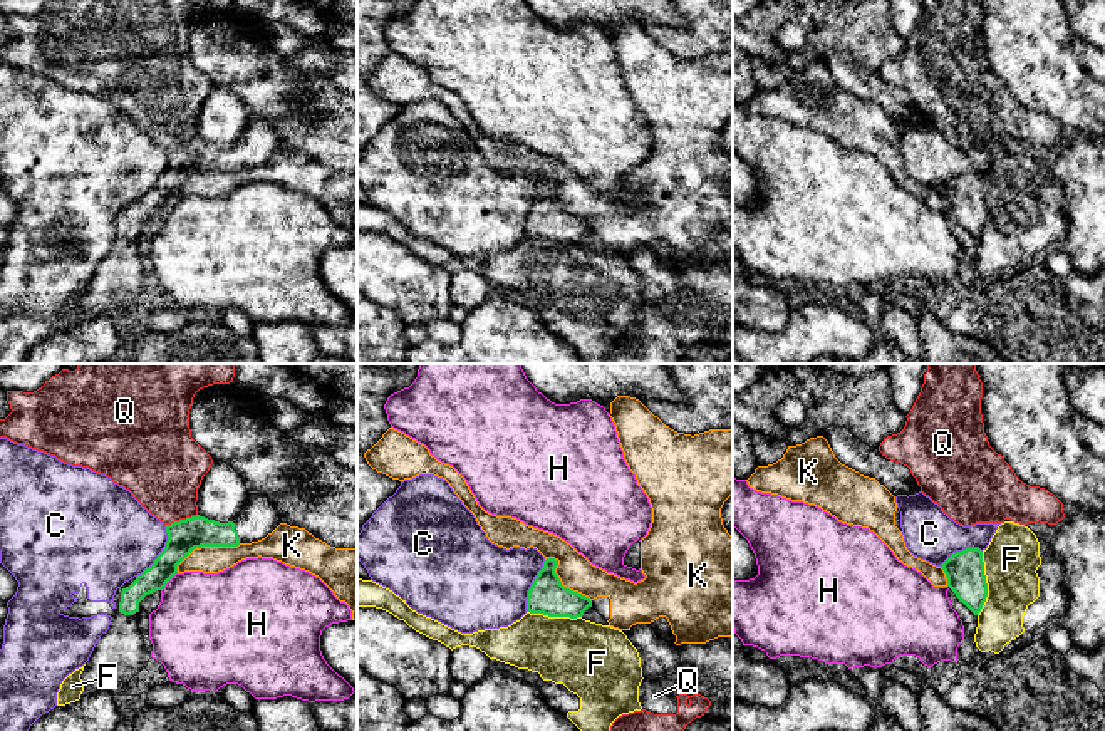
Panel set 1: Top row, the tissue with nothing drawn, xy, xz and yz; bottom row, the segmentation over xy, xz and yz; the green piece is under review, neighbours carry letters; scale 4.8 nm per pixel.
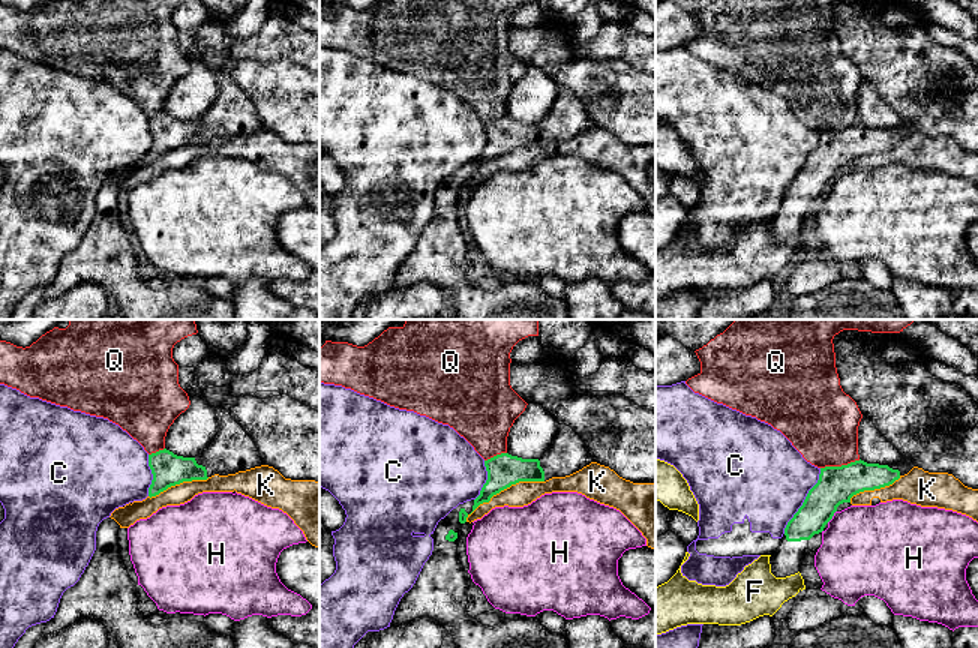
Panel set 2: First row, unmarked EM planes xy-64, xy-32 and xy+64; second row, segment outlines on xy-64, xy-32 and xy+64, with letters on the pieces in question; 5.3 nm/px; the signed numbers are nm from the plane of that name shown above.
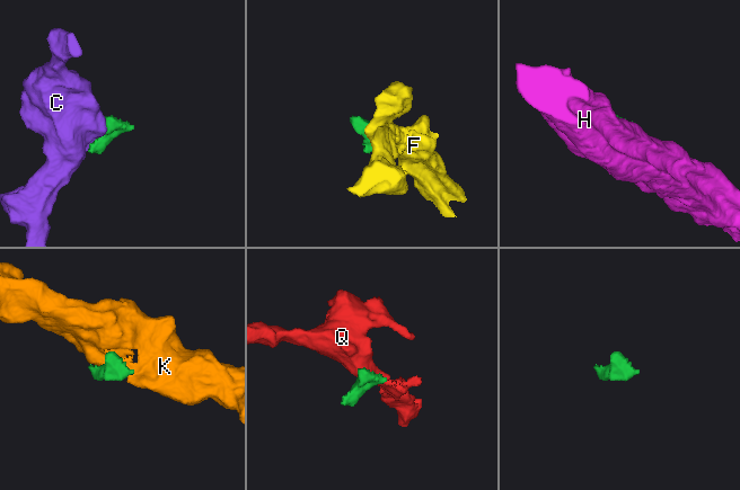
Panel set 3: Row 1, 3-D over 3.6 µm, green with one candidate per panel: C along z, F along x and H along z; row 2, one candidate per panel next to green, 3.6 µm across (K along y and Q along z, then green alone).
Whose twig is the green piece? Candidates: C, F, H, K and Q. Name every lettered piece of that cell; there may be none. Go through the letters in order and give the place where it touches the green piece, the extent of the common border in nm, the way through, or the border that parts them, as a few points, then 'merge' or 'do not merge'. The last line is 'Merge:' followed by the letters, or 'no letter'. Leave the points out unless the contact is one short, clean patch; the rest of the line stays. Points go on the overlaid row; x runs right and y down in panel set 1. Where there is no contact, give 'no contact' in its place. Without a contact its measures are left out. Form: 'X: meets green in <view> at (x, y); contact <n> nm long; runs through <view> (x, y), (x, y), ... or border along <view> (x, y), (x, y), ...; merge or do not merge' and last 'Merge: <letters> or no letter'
C: meets green in xy at (161, 552); contact 300 nm long; do not merge
F: meets green in yz at (986, 584); contact 320 nm long; do not merge
H: meets green in xy at (168, 580); contact 120 nm long; border along xy (176, 572), (161, 591); do not merge
K: meets green in xy at (205, 545); contact 340 nm long; do not merge
Q: meets green in xy at (181, 520); contact 160 nm long; border along xy (197, 513), (166, 525); do not merge
Merge: no letter

